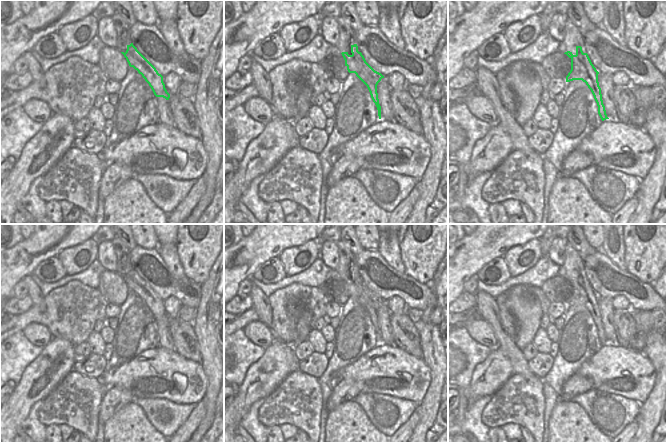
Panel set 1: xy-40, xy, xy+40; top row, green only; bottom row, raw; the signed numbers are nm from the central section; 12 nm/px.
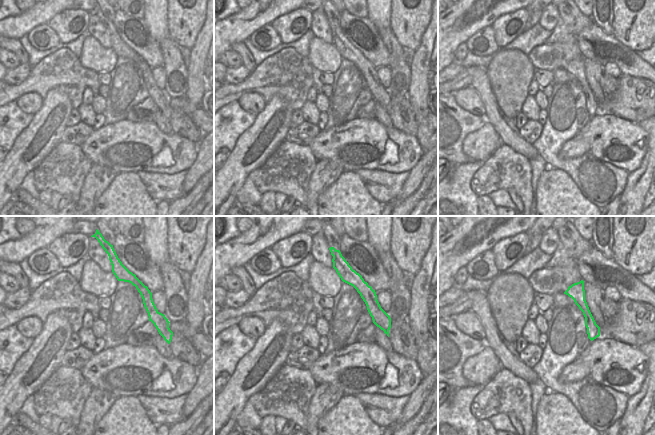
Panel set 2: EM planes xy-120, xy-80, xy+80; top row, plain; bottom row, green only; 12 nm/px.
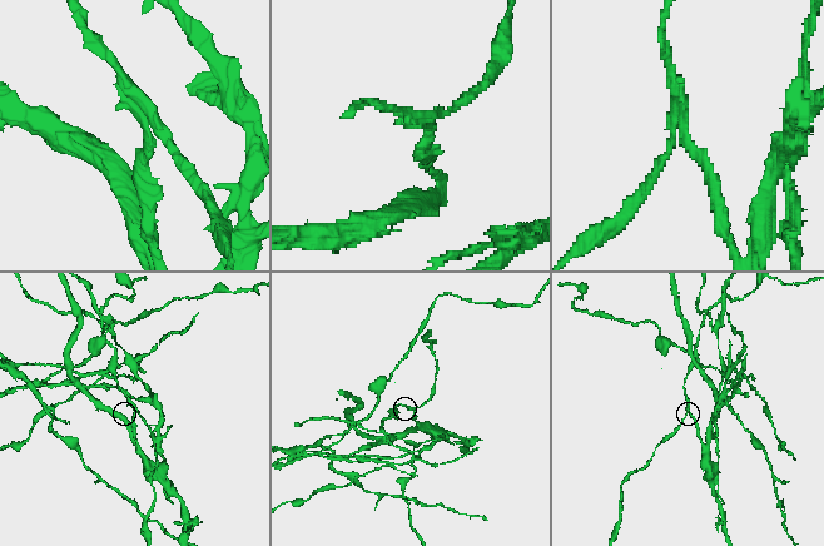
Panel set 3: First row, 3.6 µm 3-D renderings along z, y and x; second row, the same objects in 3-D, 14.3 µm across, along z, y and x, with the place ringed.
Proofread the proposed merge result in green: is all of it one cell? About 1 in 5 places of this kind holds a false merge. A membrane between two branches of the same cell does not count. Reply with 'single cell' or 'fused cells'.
fused cells

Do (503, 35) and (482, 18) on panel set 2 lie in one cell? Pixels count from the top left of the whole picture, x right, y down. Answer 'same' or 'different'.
different

